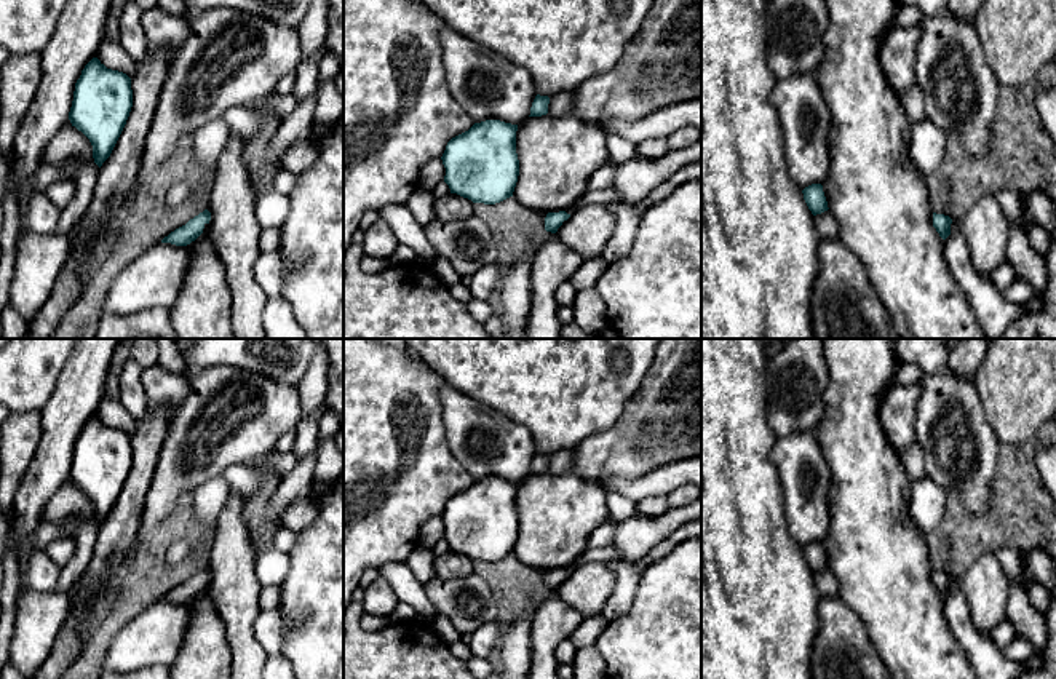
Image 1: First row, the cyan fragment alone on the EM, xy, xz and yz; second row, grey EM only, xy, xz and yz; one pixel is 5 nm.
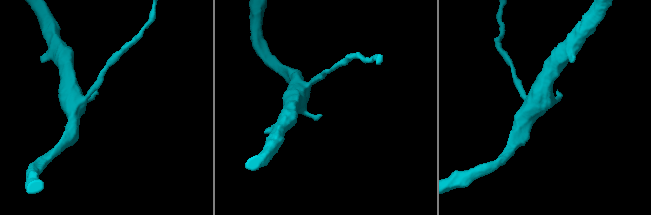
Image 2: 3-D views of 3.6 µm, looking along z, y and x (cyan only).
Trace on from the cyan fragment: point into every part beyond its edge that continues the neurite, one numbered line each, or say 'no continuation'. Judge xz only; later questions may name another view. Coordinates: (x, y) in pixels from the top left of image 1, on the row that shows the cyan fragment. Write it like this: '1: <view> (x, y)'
1: xz (609, 197)

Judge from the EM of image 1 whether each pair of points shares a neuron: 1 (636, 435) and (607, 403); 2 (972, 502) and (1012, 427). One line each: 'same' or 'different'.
1: different
2: different

